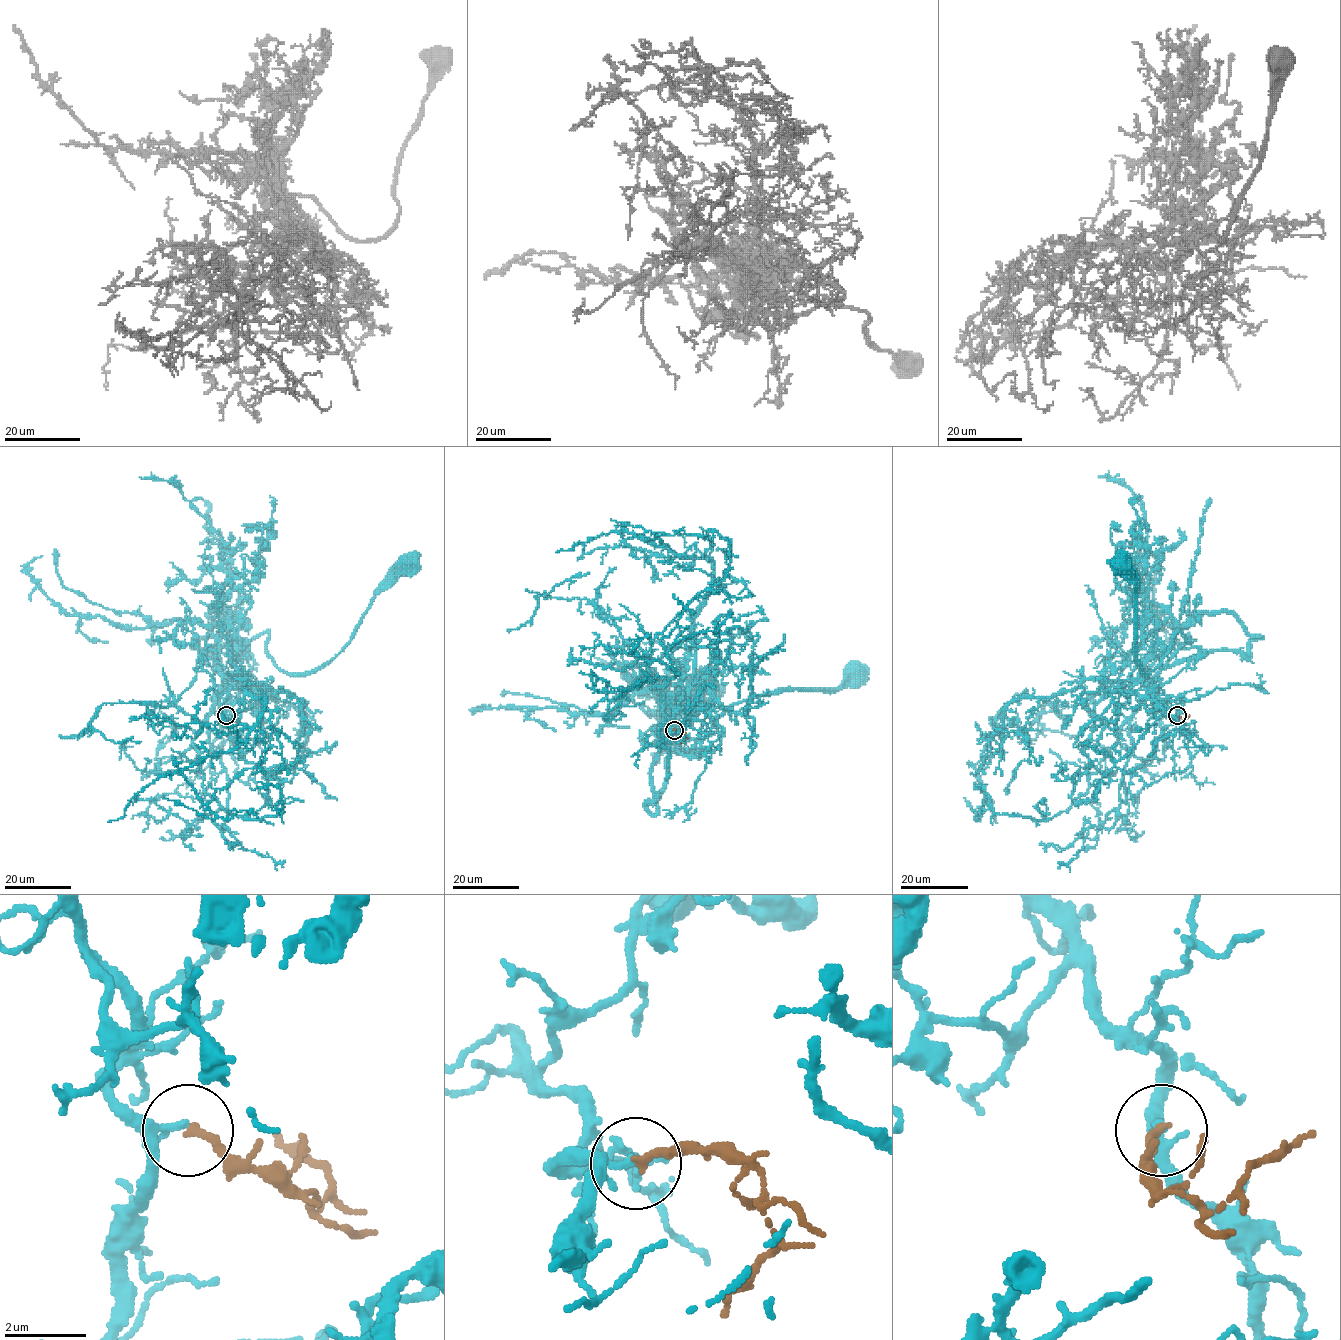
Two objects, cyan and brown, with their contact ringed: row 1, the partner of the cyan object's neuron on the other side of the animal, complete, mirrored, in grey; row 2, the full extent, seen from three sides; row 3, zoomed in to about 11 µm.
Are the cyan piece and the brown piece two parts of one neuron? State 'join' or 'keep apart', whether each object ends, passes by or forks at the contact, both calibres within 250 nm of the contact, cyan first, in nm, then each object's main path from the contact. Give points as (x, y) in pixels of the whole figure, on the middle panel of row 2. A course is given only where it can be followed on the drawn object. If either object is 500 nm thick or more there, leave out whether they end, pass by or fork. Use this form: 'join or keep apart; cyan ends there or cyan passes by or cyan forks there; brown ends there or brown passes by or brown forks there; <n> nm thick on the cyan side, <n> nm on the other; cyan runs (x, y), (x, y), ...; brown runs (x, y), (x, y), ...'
join; cyan forks there; brown ends there; 110 nm thick on the cyan side, 200 nm on the other; cyan runs (674, 731), (667, 731), (664, 703), (675, 740), (701, 738), (733, 704), (790, 689), (839, 689), (854, 676); brown runs (674, 731), (684, 732), (680, 743)

